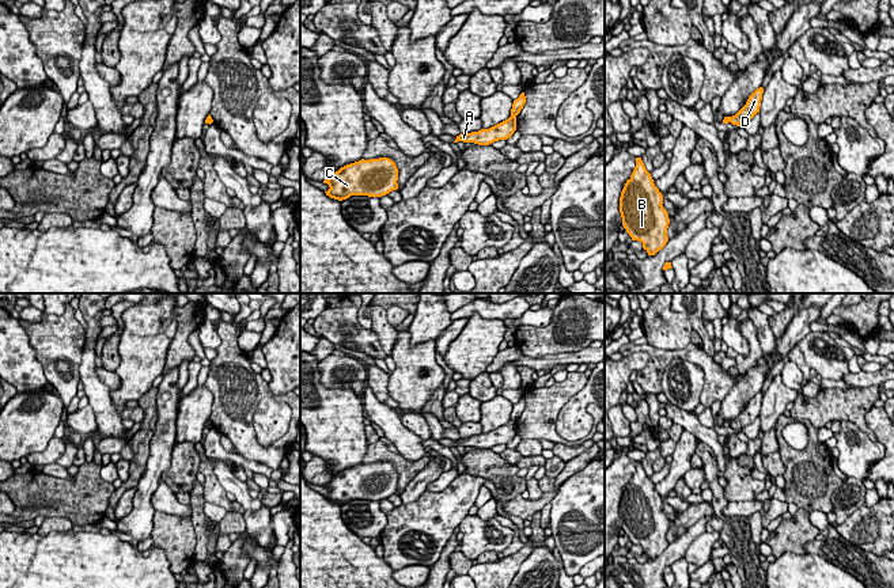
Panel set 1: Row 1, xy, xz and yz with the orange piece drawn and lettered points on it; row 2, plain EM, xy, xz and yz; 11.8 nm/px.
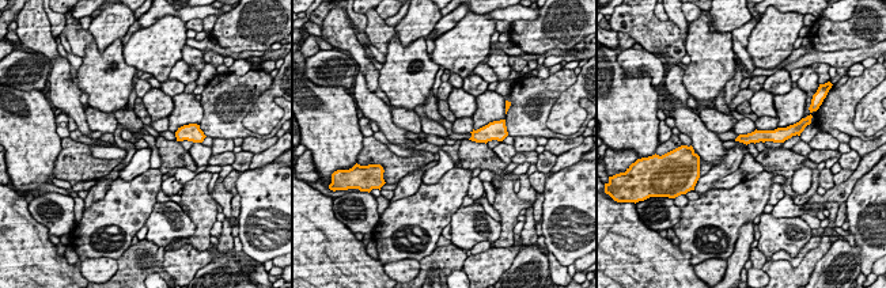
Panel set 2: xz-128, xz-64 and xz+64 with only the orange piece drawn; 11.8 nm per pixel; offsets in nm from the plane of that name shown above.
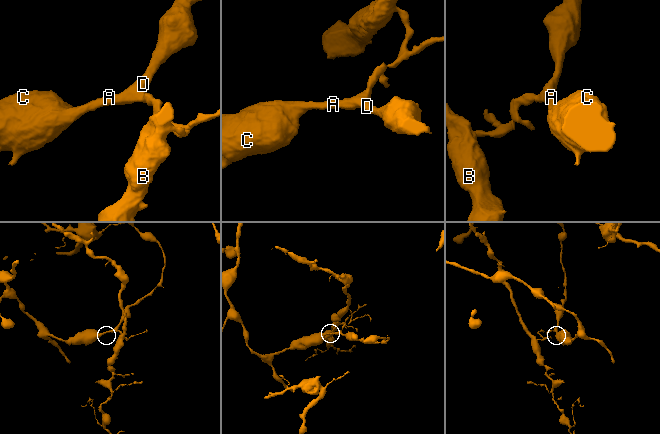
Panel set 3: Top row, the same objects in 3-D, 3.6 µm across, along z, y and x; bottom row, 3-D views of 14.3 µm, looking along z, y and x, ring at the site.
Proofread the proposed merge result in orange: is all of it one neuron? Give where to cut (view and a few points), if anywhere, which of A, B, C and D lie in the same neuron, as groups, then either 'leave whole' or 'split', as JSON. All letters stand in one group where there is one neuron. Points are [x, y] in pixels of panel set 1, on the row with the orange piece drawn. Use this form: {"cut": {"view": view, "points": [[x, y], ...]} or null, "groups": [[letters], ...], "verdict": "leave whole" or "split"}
{"cut": {"view": "xz", "points": [[511, 114], [515, 117]]}, "groups": [["A", "C", "D"], ["B"]], "verdict": "split"}

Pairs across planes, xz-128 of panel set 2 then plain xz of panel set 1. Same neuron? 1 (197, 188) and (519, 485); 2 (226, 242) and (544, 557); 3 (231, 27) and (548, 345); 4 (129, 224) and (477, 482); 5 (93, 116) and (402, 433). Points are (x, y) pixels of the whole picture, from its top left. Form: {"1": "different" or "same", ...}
{"1": "different", "2": "different", "3": "same", "4": "same", "5": "different"}

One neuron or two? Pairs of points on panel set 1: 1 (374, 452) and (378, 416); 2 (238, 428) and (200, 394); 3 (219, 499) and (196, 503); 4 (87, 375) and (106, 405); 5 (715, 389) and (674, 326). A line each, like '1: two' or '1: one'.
1: two
2: two
3: two
4: one
5: two

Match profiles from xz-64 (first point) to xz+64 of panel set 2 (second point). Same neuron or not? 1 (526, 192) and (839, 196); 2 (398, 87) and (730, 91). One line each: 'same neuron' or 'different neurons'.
1: different neurons
2: different neurons

